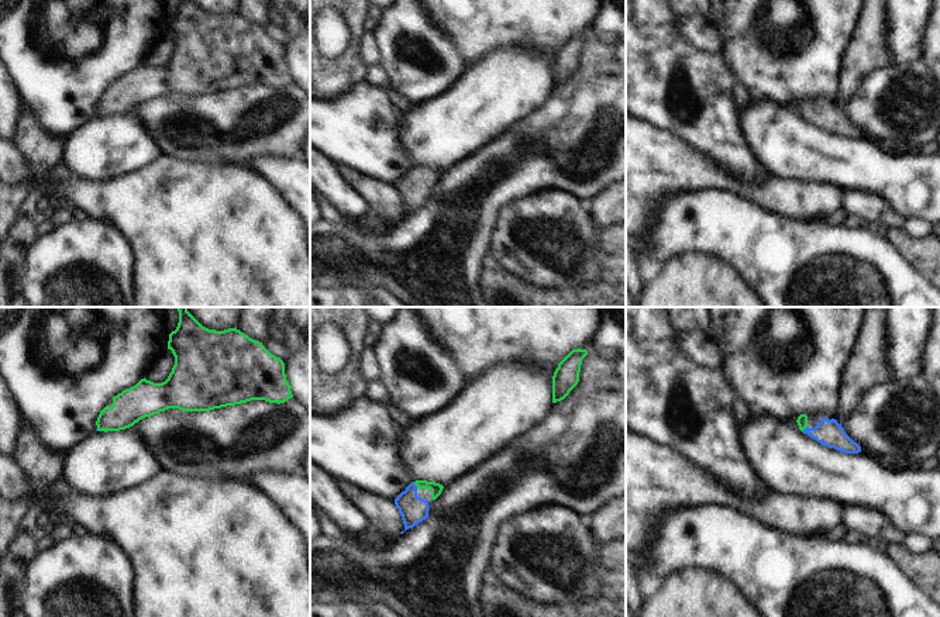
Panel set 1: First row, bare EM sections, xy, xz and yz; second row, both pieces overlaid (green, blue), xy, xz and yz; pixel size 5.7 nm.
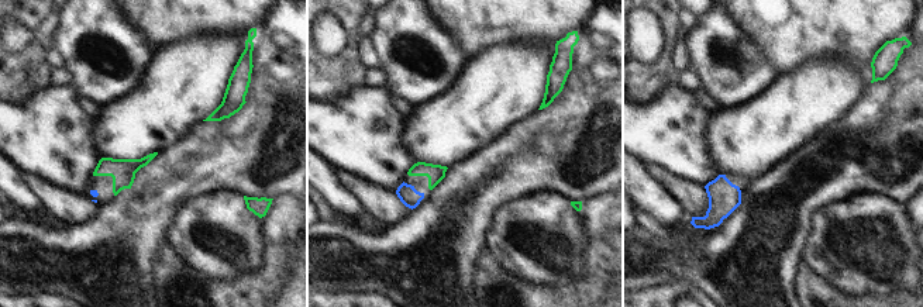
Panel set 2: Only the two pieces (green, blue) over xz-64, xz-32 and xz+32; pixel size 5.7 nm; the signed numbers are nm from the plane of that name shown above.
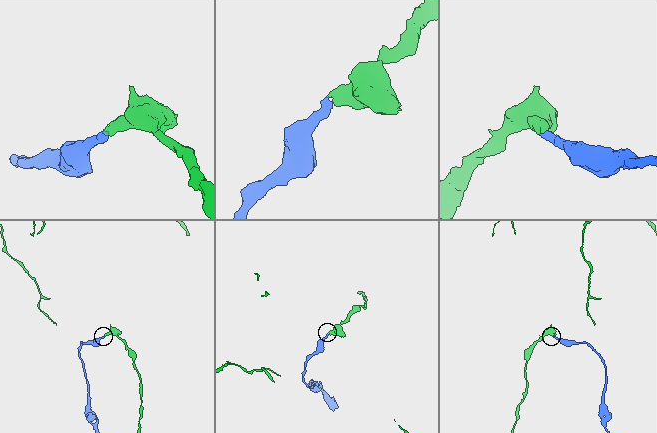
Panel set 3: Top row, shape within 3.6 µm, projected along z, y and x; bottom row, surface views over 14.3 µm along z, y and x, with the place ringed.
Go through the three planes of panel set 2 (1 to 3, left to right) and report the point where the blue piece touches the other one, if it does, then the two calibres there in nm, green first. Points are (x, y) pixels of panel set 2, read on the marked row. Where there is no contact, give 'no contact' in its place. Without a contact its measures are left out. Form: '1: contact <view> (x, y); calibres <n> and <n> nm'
1: no contact
2: no contact
3: no contact

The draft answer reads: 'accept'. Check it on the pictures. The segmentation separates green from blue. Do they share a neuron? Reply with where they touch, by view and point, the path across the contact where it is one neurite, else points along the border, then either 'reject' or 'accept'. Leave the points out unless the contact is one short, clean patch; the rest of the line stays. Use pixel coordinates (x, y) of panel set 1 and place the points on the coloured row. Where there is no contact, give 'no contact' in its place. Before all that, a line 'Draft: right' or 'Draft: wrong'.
Draft: right
contact xz (415, 483); way xz (436, 489), (431, 485), (415, 483), (413, 509); accept

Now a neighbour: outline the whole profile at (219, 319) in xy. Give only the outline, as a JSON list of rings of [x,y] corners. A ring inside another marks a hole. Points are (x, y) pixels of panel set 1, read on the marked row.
[[[187,307],[187,311],[206,328],[224,331],[235,328],[244,307]]]

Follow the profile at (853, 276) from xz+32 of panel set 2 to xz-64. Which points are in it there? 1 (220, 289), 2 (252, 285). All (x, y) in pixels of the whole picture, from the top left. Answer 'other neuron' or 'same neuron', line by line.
1: other neuron
2: other neuron

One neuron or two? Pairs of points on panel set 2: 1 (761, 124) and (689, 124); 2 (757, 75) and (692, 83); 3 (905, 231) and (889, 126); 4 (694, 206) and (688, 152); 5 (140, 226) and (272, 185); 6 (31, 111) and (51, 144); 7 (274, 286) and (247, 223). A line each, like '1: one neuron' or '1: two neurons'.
1: two neurons
2: two neurons
3: two neurons
4: two neurons
5: one neuron
6: one neuron
7: two neurons

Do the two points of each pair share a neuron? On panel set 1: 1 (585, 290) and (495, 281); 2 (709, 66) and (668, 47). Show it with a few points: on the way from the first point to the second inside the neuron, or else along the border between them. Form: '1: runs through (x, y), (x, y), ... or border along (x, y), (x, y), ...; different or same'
1: runs through (563, 292), (517, 292); same
2: runs through (699, 66), (688, 66), (678, 57); same

